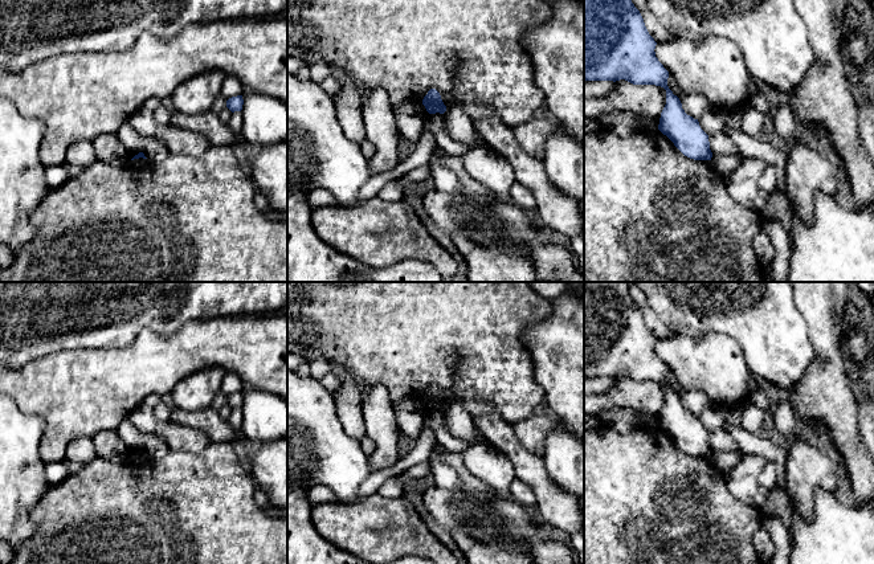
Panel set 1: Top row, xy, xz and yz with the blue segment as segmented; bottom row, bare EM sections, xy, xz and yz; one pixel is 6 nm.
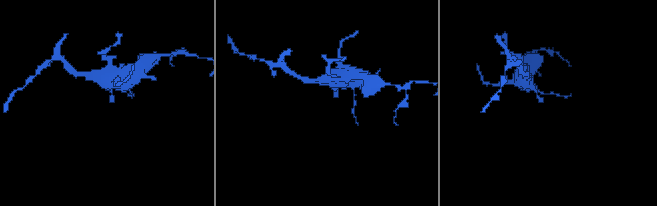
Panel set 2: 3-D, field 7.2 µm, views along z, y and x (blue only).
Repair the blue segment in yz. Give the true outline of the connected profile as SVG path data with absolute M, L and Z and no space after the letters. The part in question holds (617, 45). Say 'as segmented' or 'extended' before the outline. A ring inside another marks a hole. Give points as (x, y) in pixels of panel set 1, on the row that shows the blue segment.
as segmented; M584 0L584 81L620 81L633 85L656 85L666 90L666 105L658 130L687 158L711 160L708 135L698 119L687 115L667 86L669 71L656 57L657 42L649 34L640 11L632 0Z

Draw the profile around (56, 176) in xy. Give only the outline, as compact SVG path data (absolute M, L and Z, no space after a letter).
M50 165L45 168L45 179L50 188L58 188L70 179L70 175L64 165Z

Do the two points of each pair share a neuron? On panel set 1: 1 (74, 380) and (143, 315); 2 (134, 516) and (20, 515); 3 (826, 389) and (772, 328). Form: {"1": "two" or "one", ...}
{"1": "two", "2": "two", "3": "two"}

